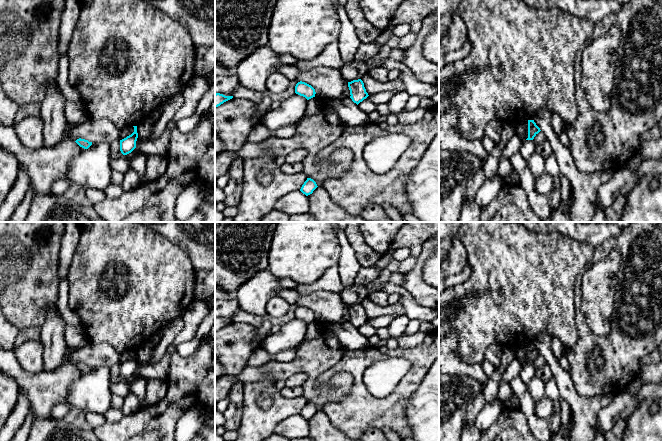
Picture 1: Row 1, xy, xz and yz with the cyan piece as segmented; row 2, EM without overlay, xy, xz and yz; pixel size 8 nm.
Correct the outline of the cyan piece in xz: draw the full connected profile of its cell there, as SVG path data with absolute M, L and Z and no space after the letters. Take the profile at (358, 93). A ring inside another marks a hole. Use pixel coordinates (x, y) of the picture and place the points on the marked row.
M361 79L348 82L348 87L351 95L350 98L357 105L369 96Z

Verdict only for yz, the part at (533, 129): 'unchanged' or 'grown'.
unchanged

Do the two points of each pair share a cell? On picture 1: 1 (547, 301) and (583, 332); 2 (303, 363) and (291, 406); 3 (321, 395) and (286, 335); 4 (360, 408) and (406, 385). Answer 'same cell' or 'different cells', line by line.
1: different cells
2: different cells
3: different cells
4: same cell

